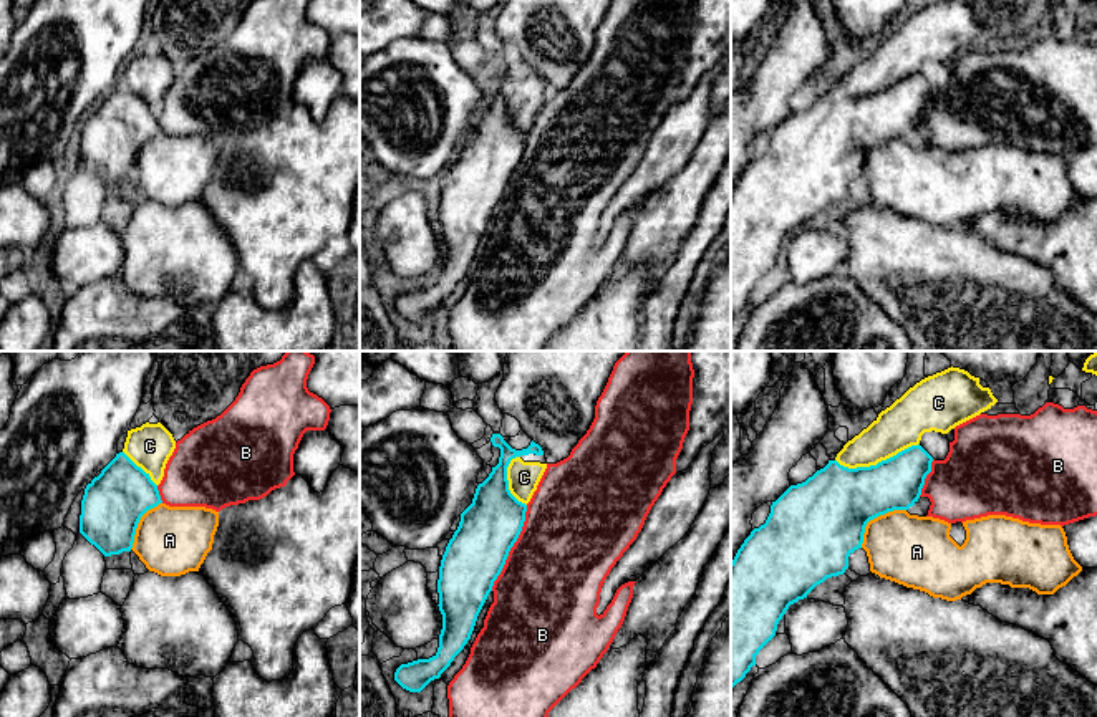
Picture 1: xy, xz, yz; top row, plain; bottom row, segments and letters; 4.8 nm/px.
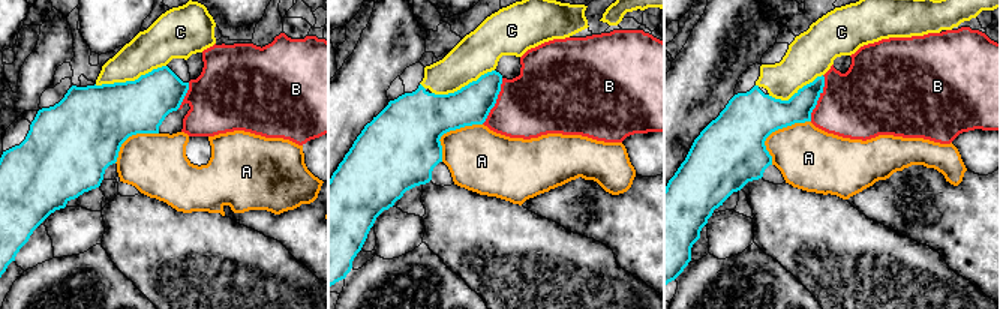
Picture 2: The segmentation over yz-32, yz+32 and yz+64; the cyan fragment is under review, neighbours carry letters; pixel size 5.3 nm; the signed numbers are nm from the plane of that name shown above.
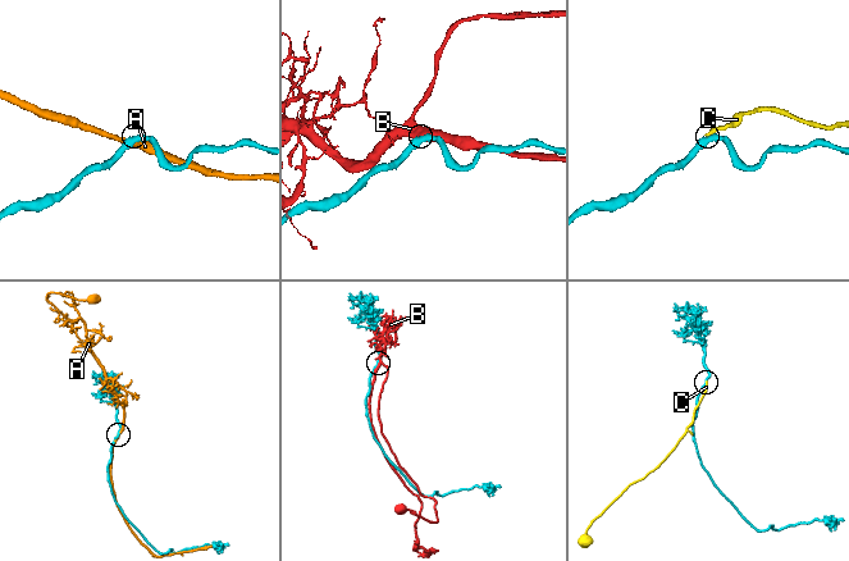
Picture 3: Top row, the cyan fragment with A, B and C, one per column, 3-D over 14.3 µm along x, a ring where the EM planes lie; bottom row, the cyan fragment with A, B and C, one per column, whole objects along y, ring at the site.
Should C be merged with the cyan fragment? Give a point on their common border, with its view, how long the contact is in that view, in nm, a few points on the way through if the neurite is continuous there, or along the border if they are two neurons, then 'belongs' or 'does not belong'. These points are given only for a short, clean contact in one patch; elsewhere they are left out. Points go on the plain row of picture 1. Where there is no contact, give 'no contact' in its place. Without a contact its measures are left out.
contact yz (879, 91); length 420 nm; belongs

